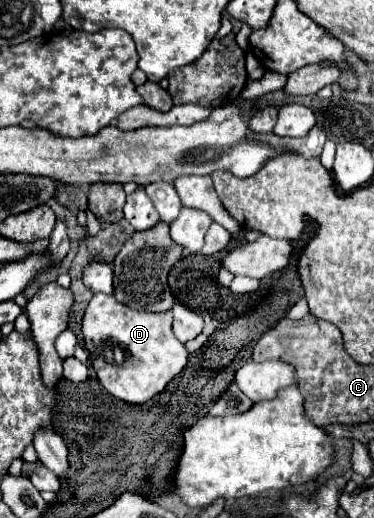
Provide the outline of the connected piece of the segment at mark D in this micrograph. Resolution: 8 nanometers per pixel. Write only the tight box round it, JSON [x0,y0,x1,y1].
[82,293,188,405]

